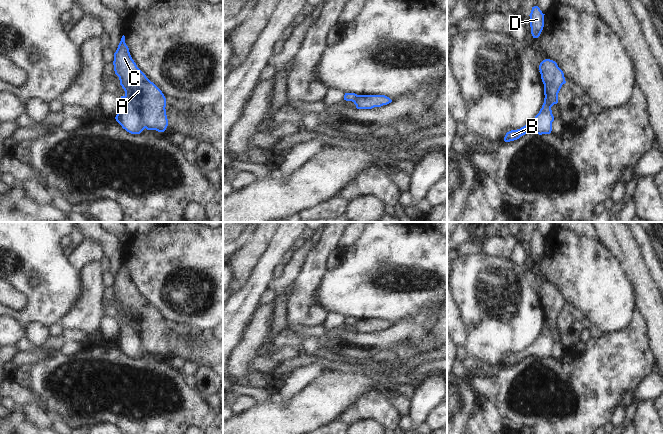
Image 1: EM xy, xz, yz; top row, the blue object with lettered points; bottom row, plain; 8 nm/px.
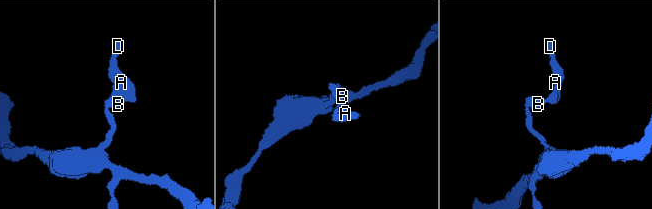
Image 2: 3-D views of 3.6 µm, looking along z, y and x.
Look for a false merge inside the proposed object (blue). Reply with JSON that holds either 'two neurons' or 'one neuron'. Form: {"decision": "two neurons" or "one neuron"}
{"decision": "two neurons"}

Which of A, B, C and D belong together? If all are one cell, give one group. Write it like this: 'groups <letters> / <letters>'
groups A C D / B

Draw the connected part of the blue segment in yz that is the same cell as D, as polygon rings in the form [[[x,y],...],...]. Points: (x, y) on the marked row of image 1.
[[[538,6],[532,7],[530,13],[530,27],[533,38],[538,38],[544,27],[544,15]]]

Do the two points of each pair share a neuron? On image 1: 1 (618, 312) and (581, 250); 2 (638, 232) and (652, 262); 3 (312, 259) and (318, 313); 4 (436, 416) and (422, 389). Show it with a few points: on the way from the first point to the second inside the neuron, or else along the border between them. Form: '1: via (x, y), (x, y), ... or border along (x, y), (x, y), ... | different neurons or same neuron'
1: via (605, 297), (581, 268), (581, 265) | same neuron
2: via (642, 239), (648, 255) | same neuron
3: via (310, 276), (306, 283), (306, 309) | same neuron
4: border along (436, 405), (423, 422) | different neurons

